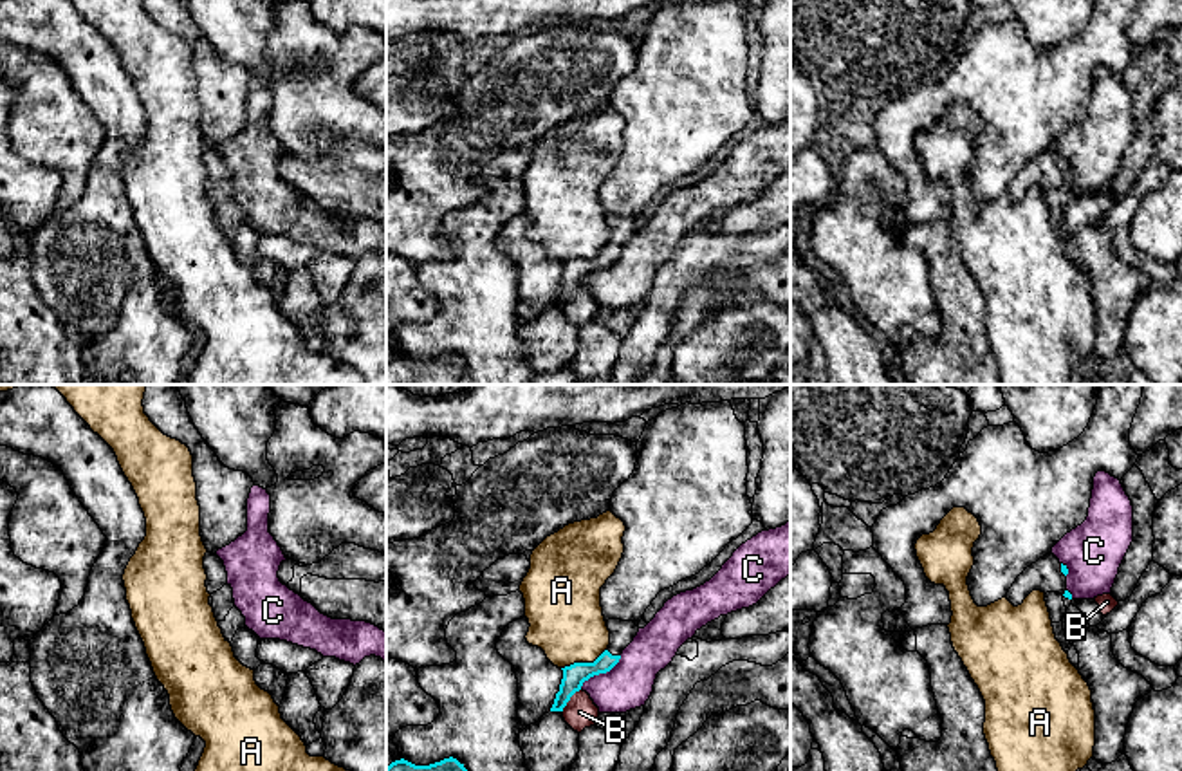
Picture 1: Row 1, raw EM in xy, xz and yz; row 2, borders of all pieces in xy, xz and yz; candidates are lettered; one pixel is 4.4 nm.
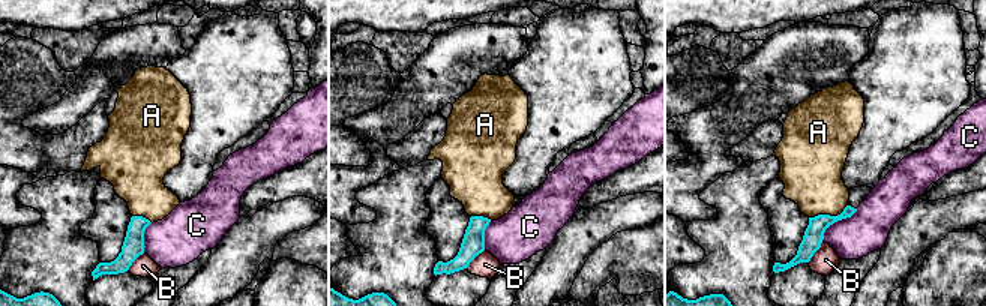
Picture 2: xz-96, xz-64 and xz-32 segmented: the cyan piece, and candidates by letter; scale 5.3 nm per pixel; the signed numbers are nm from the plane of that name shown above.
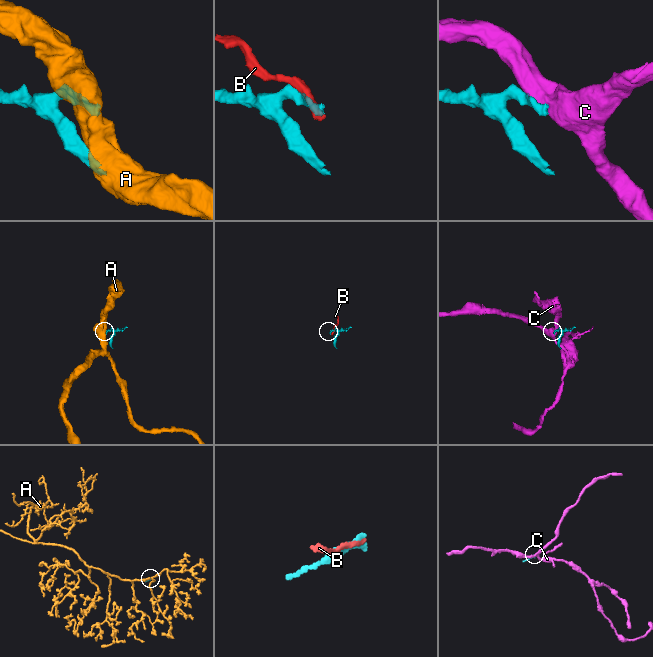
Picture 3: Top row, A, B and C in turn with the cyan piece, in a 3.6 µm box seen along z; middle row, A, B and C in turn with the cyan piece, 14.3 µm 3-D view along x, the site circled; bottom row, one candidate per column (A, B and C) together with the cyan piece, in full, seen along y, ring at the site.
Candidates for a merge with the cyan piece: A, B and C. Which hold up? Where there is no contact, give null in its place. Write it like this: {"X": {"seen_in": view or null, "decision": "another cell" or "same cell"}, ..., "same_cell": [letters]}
{"A": {"seen_in": "xz", "decision": "another cell"}, "B": {"seen_in": "xz", "decision": "another cell"}, "C": {"seen_in": "xz", "decision": "another cell"}, "same_cell": []}

